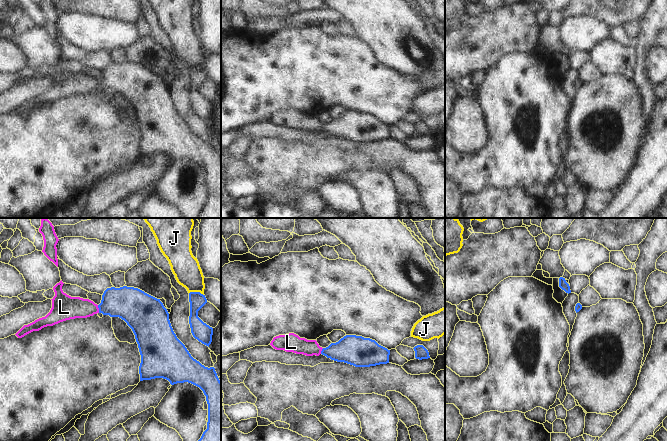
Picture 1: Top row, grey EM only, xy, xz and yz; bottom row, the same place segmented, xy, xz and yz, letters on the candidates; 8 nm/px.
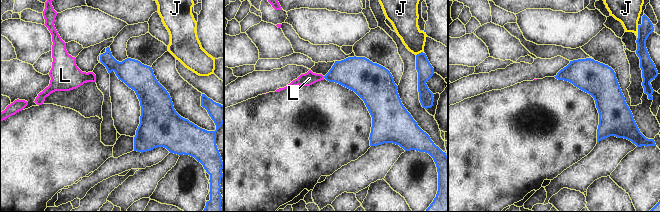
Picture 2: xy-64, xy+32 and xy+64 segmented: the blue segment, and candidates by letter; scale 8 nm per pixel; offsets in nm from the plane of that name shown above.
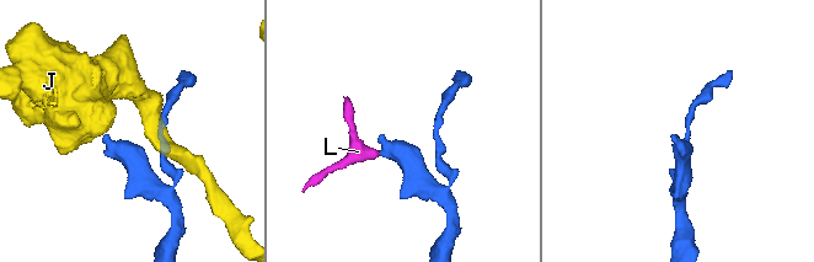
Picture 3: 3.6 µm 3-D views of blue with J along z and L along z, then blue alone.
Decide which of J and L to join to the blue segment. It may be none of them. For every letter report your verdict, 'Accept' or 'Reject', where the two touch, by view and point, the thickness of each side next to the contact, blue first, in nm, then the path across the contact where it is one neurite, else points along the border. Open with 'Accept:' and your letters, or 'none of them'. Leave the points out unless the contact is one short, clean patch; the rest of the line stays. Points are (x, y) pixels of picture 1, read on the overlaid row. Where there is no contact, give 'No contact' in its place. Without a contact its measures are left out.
Accept: L
J: Reject. Touches blue at xy (196, 292). Thickness 130 nm (blue) against 220 nm. Boundary: xy (189, 292), (200, 292), (203, 295)
L: Accept. Touches blue at xy (99, 309). Thickness 280 nm (blue) against 180 nm. Path across: xy (128, 303), (113, 303), (99, 309), (68, 307).

